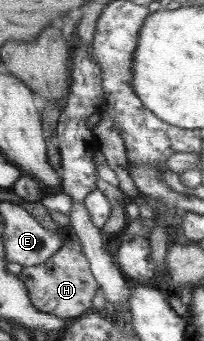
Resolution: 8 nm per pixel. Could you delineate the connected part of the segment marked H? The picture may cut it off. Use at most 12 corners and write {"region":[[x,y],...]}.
{"region":[[70,237],[18,278],[37,311],[69,321],[98,289]]}

